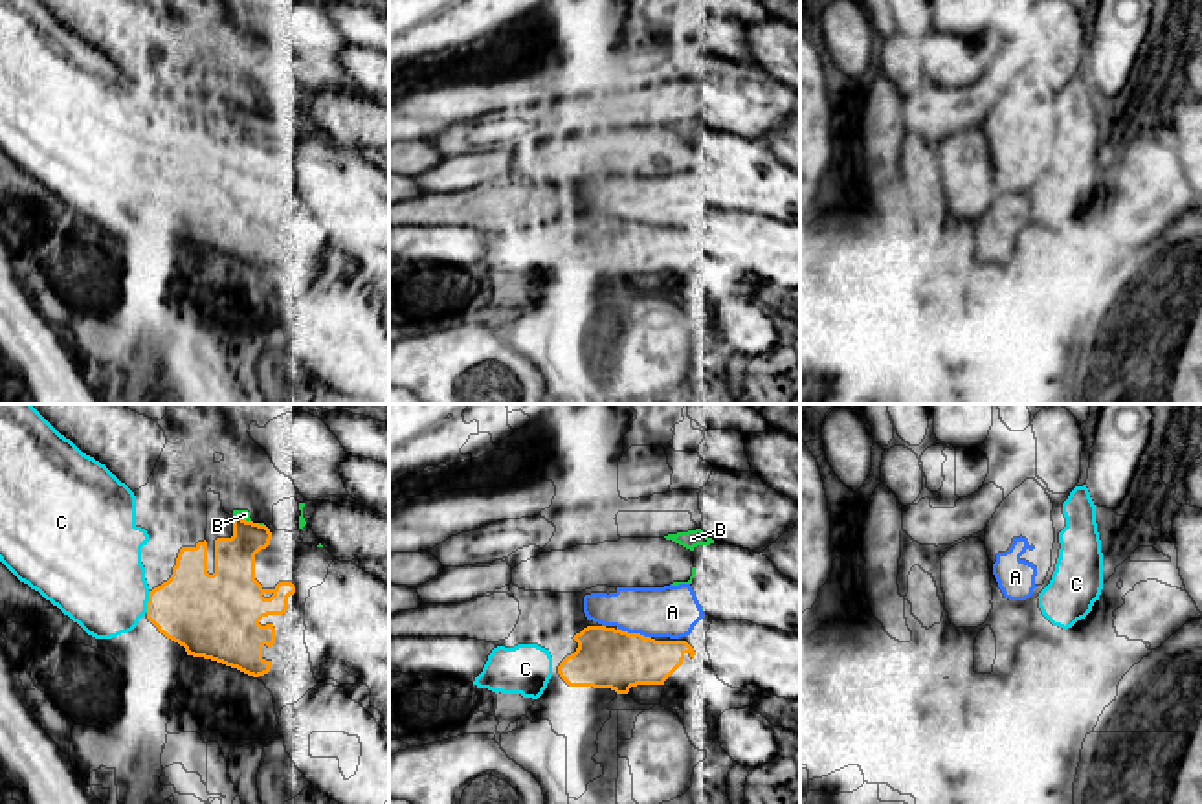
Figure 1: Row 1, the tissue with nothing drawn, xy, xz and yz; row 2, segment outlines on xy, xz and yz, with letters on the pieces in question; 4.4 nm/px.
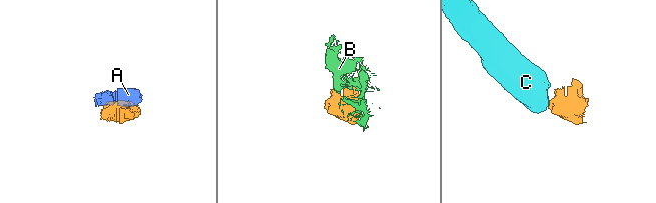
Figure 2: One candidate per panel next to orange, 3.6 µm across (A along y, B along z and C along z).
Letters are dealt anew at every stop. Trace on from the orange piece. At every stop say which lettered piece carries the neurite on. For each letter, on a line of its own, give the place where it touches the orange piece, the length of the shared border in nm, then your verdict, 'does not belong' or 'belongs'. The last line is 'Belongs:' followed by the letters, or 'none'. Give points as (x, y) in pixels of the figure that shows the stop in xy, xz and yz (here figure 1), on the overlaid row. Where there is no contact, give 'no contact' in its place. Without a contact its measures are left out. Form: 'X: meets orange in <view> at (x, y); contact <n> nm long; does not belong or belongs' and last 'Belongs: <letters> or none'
A: meets orange in xz at (634, 634); contact 160 nm long; does not belong
B: meets orange in xy at (241, 518); contact 80 nm long; does not belong
C: meets orange in xy at (147, 602); contact 100 nm long; belongs
Belongs: C

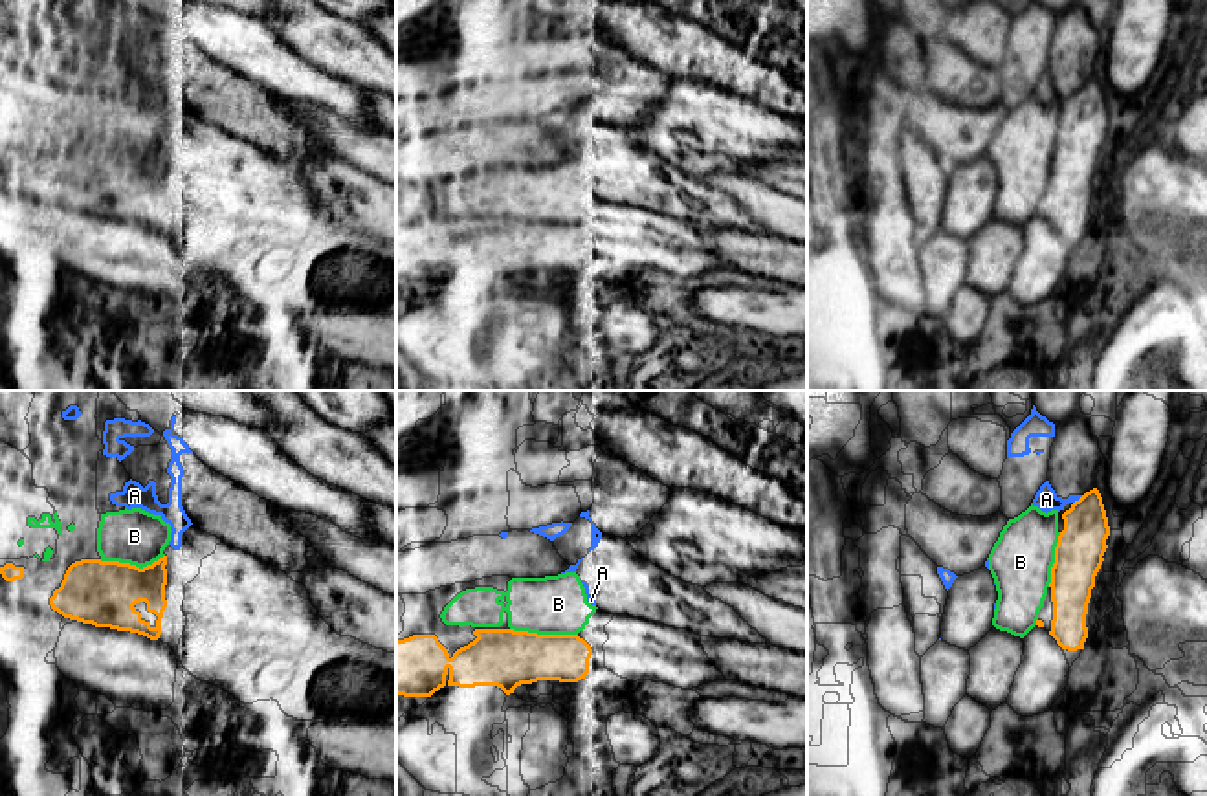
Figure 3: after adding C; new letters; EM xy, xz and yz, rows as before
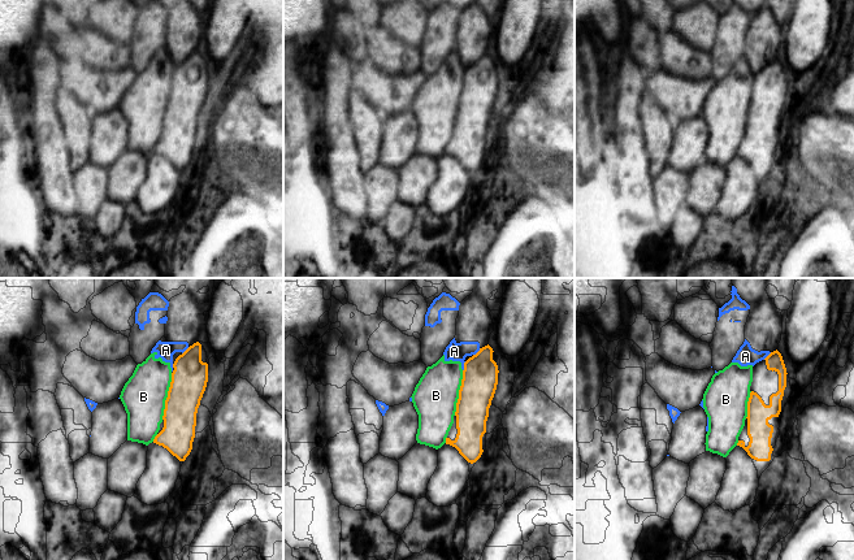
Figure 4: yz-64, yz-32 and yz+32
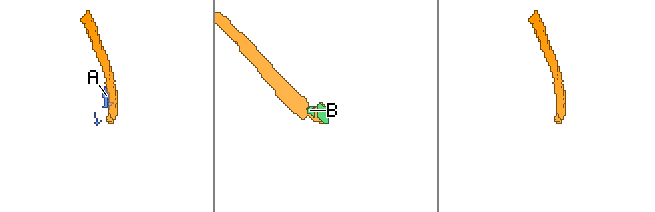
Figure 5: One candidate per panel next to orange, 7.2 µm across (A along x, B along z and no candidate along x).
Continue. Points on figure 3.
A: meets orange in yz at (1079, 499); contact 60 nm long; does not belong
B: meets orange in xz at (543, 635); contact 300 nm long; does not belong
Belongs: none

